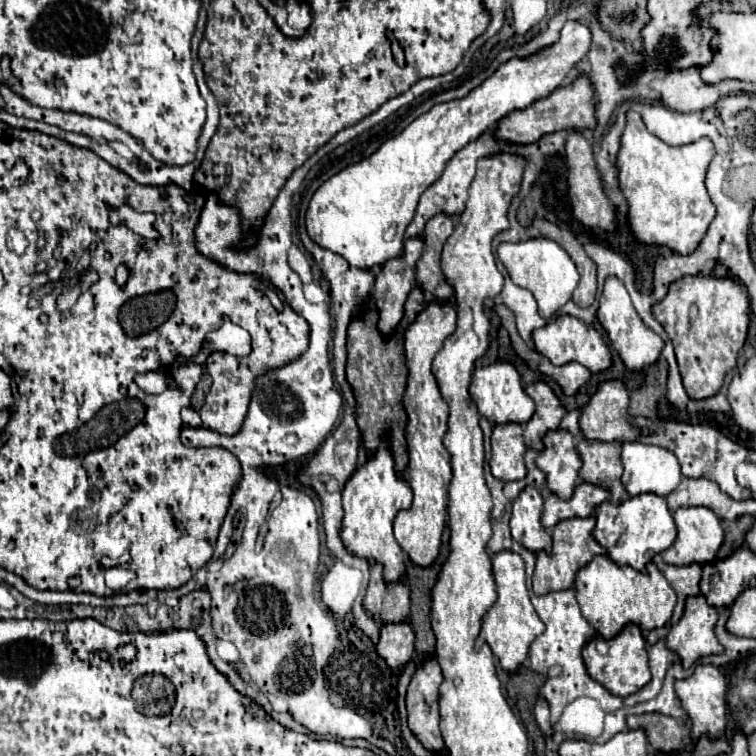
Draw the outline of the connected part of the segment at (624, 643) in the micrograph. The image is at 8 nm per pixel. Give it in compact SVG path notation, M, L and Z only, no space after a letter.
M626 624L610 640L602 636L594 636L584 646L582 658L588 668L588 674L616 696L630 696L638 692L640 688L644 688L652 678L650 668L648 668L648 656L646 656L646 640L642 636L642 630L636 624Z

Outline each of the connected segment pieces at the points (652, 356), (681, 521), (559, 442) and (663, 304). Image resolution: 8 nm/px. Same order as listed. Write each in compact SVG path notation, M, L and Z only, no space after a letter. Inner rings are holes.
M610 276L604 282L604 290L600 296L600 306L598 306L598 322L606 330L612 346L620 354L626 368L642 370L644 366L654 364L658 360L658 356L664 348L664 342L658 334L654 334L652 330L648 330L648 326L644 326L644 322L640 320L640 316L636 314L632 302L630 302L630 296L628 296L624 284L616 276Z
M690 506L690 508L678 508L674 514L674 522L678 528L678 538L674 544L662 552L662 558L668 564L676 566L688 566L688 564L710 564L716 558L716 552L724 540L724 530L720 526L718 516L704 508L704 506Z
M562 428L550 430L544 436L544 450L536 464L546 474L548 488L560 498L568 500L576 488L578 472L582 468L572 434Z
M684 276L676 280L670 284L664 300L652 306L654 318L664 326L674 344L680 376L690 398L702 400L714 396L726 372L736 366L736 356L748 334L748 308L748 294L736 280L712 276ZM692 306L696 306L694 322L690 322Z

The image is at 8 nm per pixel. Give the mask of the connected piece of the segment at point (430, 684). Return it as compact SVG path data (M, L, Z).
M424 658L412 676L406 698L410 730L424 744L424 748L434 752L444 748L444 740L438 728L438 686L442 680L444 676L436 658Z

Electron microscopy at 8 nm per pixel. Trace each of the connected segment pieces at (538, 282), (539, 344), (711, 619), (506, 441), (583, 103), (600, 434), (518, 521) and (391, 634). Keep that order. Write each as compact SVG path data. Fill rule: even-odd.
M532 238L526 242L518 242L518 244L502 242L498 246L498 258L506 266L512 282L516 286L528 288L534 294L538 302L538 312L542 318L554 316L558 308L564 306L572 298L572 292L578 286L576 264L568 256L568 252L550 238Z
M558 316L554 322L548 322L546 326L534 330L532 338L534 338L536 350L556 366L568 364L572 360L580 362L582 366L588 366L590 372L602 372L612 366L612 356L602 334L594 326L588 326L574 316Z
M702 594L686 598L684 616L666 636L668 648L680 656L684 668L690 668L702 656L724 652L724 646L720 646L714 634L716 622L718 610L710 606Z
M508 422L494 426L490 470L498 480L522 480L526 476L524 452L526 446L520 424Z
M578 76L574 82L556 88L550 96L536 100L524 110L514 110L506 118L502 118L496 126L496 136L516 144L530 144L542 138L548 132L558 130L584 130L596 128L596 100L594 100L594 86L586 76Z
M620 380L600 384L580 416L580 430L588 440L632 442L638 438L636 428L628 422L630 396Z
M526 486L514 500L512 508L512 538L532 552L552 550L552 538L540 522L542 494L534 486Z
M410 622L382 624L376 650L392 670L402 668L414 656L414 630Z

